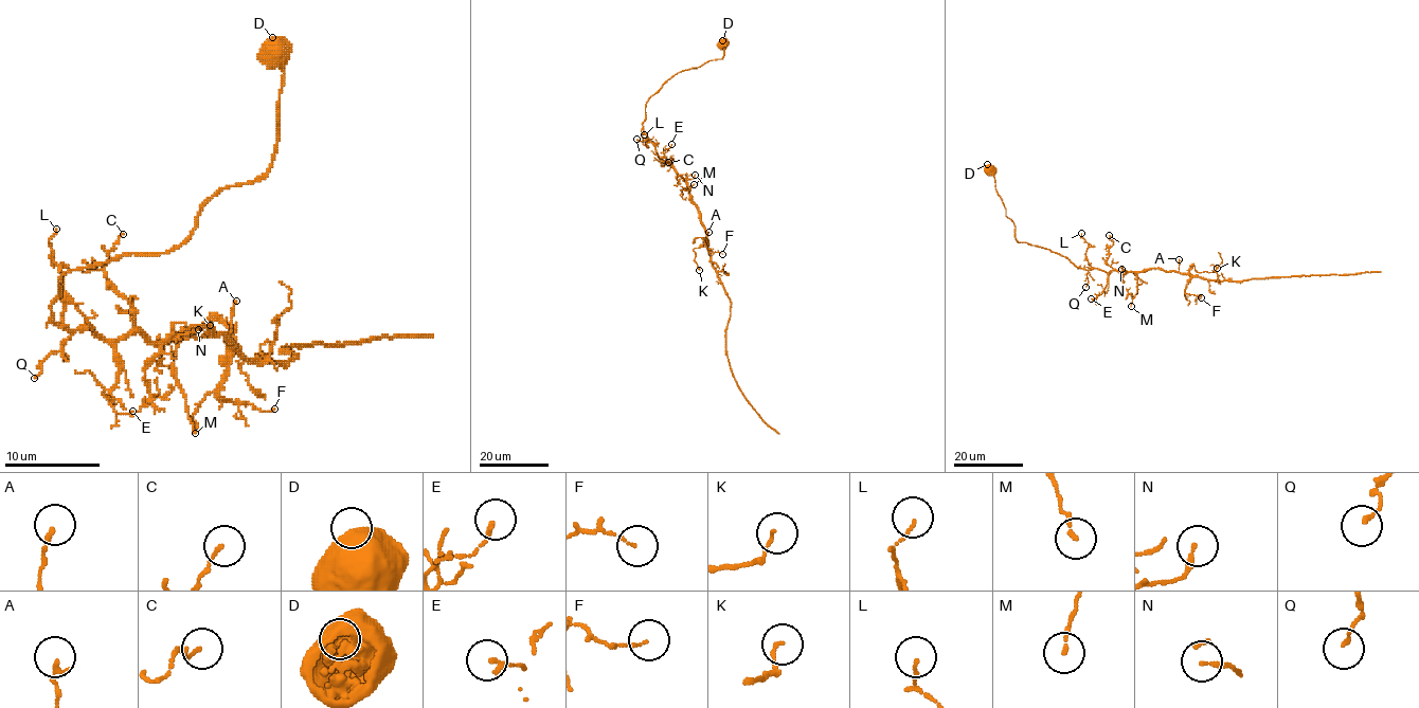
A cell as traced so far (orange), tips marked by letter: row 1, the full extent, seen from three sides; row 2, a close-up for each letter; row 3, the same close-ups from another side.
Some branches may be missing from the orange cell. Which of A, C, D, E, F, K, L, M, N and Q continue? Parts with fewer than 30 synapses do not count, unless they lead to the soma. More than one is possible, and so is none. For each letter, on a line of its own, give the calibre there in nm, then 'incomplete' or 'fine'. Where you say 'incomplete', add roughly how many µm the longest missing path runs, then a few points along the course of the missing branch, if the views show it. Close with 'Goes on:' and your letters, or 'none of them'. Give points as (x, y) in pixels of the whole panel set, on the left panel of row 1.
A: calibre 140 nm; fine
C: calibre 100 nm; fine
D: calibre 900 nm; fine
E: calibre 160 nm; fine
F: calibre 80 nm; fine
K: calibre 100 nm; fine
L: calibre 100 nm; fine
M: calibre 130 nm; fine
N: calibre 160 nm; fine
Q: calibre 130 nm; fine
Goes on: none of them

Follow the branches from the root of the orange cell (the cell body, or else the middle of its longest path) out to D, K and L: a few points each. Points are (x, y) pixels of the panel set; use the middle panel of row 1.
D: (689, 191), (688, 184), (659, 157), (644, 132), (645, 104), (678, 73), (722, 59), (726, 47), (722, 40)
K: (689, 191), (689, 199), (699, 213), (707, 241), (694, 250), (699, 270)
L: (689, 191), (688, 184), (659, 157), (656, 144), (643, 140), (644, 134)

